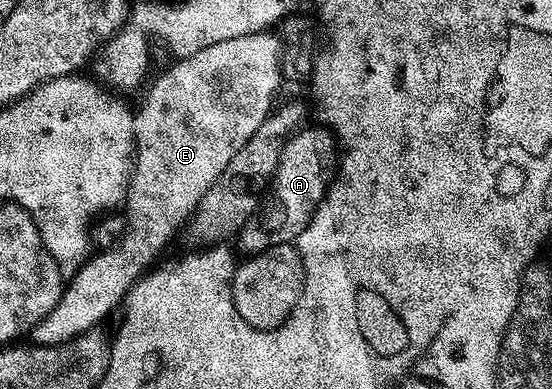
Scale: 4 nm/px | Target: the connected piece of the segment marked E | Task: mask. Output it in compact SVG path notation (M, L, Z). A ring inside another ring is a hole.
M276 33L235 36L235 40L219 40L219 44L211 44L211 48L195 52L195 56L176 59L170 70L163 71L148 83L145 99L133 115L135 161L123 199L125 232L112 246L97 252L101 254L94 253L88 262L82 264L79 272L64 283L55 308L51 308L45 319L32 328L31 338L36 345L58 346L78 338L88 330L100 327L101 321L124 303L129 289L158 261L156 258L176 236L177 229L188 218L190 221L194 217L203 196L231 164L235 152L239 152L239 148L259 132L259 124L273 113L278 101L277 93L283 83L282 59L283 42Z

